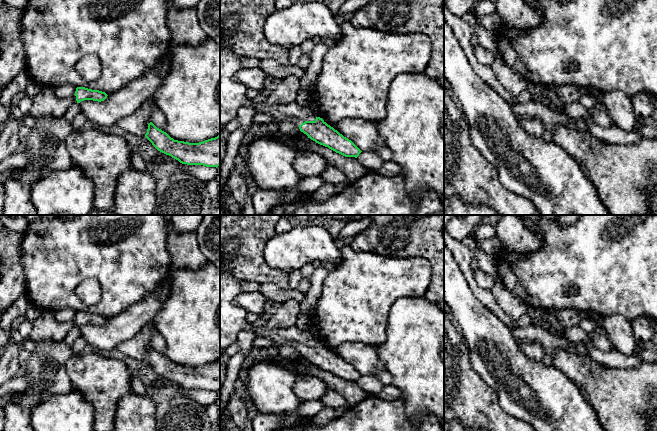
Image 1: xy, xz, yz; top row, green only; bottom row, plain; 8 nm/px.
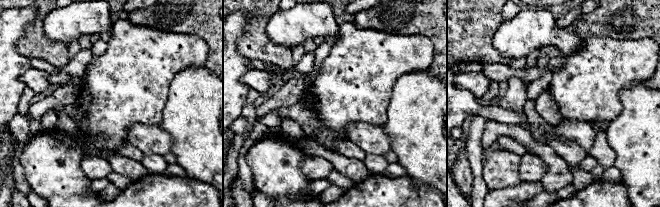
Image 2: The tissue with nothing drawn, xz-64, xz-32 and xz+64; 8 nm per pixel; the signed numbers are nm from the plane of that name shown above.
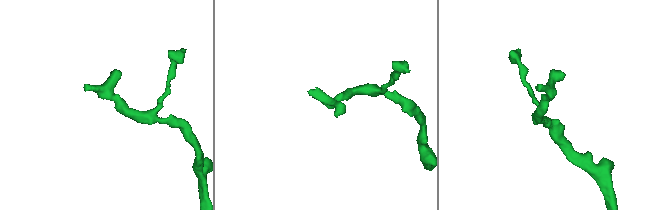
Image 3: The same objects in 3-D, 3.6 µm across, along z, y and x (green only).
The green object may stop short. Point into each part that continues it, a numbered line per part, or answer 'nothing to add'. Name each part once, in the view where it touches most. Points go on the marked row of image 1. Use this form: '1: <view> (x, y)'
1: xz (233, 96)

